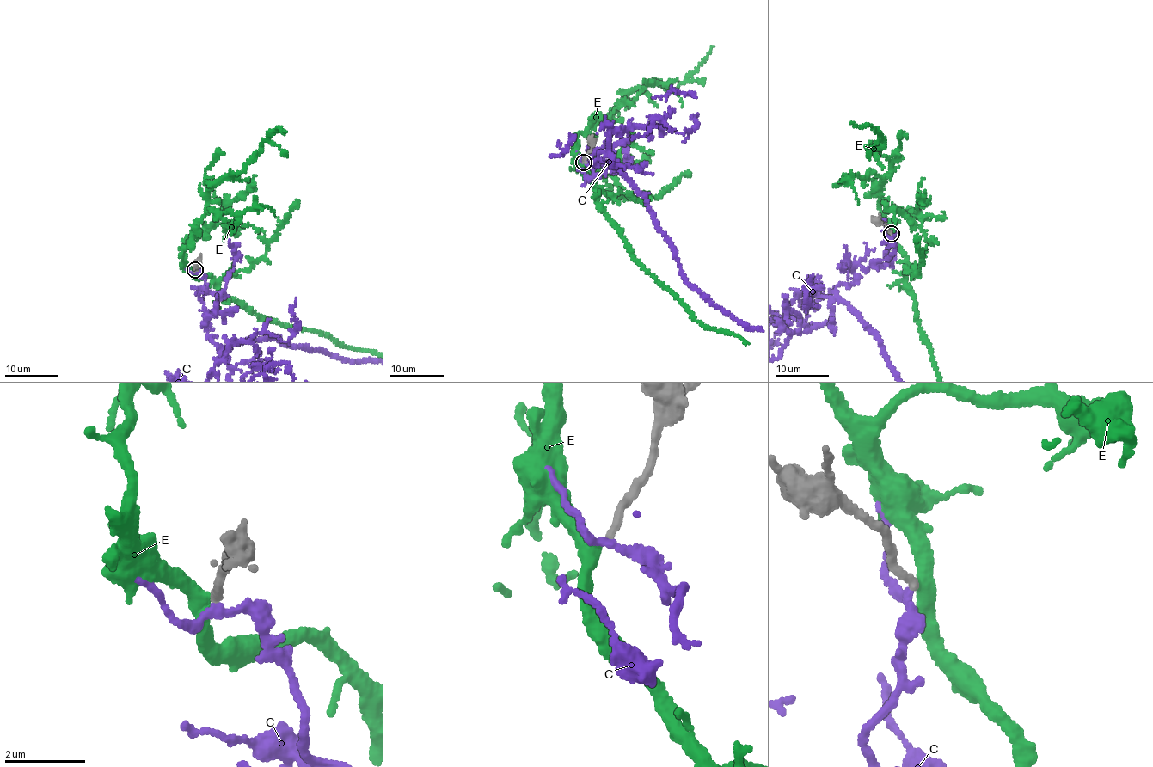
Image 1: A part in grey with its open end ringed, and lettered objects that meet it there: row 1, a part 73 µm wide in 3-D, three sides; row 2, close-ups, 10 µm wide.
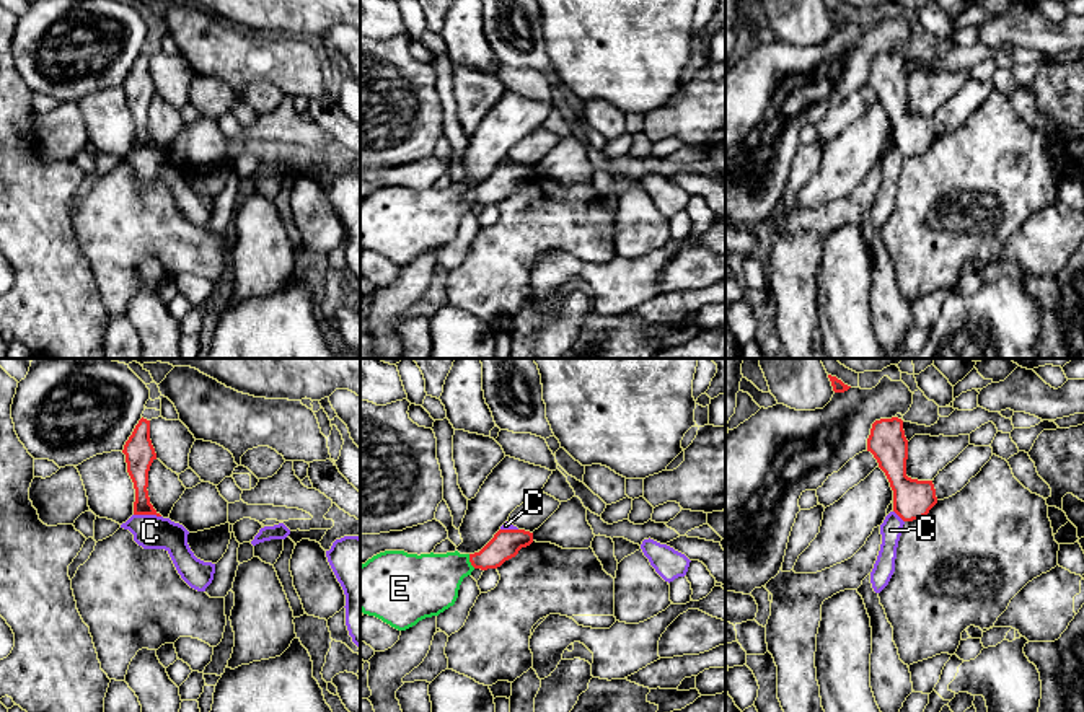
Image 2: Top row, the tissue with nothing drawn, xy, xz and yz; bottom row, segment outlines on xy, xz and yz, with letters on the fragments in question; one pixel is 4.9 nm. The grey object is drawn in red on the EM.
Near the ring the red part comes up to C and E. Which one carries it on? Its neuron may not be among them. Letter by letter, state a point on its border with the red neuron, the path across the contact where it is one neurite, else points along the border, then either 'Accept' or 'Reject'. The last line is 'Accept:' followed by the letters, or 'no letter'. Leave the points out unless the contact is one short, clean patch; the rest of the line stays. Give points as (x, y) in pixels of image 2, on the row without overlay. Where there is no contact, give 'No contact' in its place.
C: Touches red at xy (147, 149). Boundary: xy (134, 149), (155, 149), (160, 152). Reject
E: Touches red at xz (470, 196). Path across: xz (506, 178), (491, 191), (470, 196), (449, 204), (426, 220). Accept
Accept: E

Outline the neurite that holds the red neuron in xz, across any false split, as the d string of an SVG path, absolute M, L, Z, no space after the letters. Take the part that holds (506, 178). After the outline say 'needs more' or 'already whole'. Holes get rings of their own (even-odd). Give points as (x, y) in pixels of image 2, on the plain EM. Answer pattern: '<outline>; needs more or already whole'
M499 165L474 189L380 187L360 200L360 246L406 266L453 241L463 213L474 204L497 204L531 178L530 166Z; needs more

